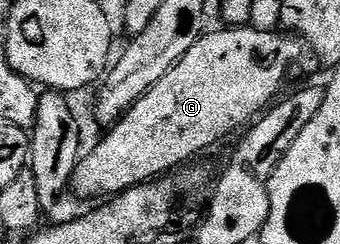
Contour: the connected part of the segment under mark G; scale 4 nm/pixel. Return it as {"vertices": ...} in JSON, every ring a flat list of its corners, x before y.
{"vertices":[[224,26,221,32,205,31,200,40,182,54,166,78,153,86,117,124,107,129,104,137,89,152,87,149,81,155,72,175,71,191,80,196,111,198,128,188,155,181,171,173,168,172,171,168,187,165,192,162,187,160,194,159,199,152,214,147,231,132,239,133,245,126,251,125,285,91,284,79,292,64,299,62,302,49,301,41,295,35,283,30,271,32,268,28,252,27]]}

